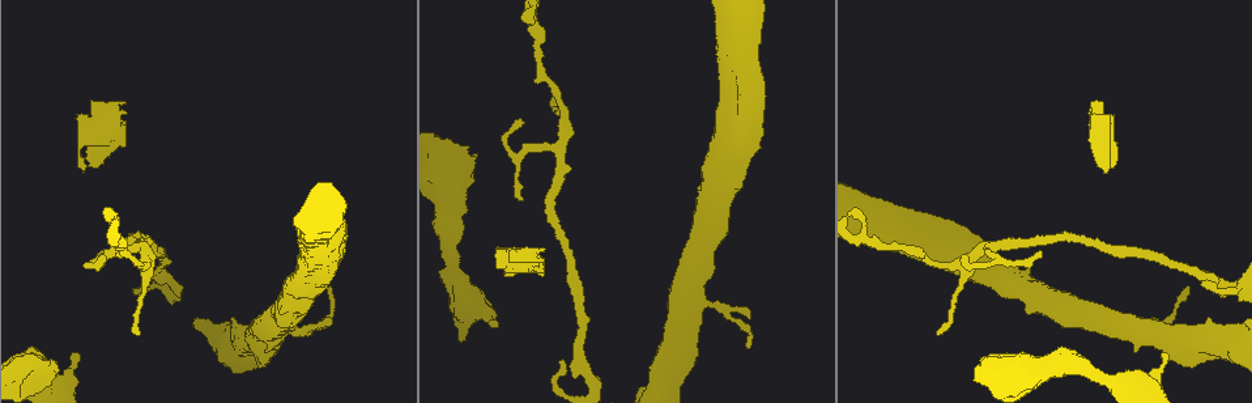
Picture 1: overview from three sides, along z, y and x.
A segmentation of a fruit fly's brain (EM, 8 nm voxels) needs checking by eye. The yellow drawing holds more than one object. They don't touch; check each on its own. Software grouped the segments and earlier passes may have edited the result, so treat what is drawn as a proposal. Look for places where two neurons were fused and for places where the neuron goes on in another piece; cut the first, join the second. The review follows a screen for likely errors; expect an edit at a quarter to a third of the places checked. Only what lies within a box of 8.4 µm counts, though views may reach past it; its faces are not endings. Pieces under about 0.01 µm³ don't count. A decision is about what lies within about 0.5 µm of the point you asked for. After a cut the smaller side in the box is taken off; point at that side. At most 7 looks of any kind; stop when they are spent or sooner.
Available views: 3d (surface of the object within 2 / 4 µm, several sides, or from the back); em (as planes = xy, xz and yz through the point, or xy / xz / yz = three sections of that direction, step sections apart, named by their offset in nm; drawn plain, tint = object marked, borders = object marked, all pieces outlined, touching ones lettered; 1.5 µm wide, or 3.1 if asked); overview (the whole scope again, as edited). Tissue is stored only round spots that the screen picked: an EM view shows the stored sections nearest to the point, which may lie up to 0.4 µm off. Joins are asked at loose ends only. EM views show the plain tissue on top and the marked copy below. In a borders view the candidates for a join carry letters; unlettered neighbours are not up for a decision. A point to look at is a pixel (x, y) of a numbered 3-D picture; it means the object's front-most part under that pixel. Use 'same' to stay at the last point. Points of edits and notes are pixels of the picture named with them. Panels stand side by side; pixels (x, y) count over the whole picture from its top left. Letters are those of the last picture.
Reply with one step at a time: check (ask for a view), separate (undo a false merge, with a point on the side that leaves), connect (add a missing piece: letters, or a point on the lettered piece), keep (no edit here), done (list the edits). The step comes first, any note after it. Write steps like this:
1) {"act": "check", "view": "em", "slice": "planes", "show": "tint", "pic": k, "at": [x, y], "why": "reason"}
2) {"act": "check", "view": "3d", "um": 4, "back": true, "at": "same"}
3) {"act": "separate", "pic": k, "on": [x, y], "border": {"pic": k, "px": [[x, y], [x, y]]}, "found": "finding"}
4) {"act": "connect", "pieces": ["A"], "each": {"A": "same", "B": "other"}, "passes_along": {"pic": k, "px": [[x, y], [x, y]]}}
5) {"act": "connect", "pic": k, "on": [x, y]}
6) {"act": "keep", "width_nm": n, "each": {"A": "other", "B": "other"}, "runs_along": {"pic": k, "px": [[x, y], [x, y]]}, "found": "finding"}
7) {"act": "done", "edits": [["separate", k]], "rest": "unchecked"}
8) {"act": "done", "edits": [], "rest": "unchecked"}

{"act": "check", "view": "3d", "um": 4, "pic": 1, "at": [1161, 353]}

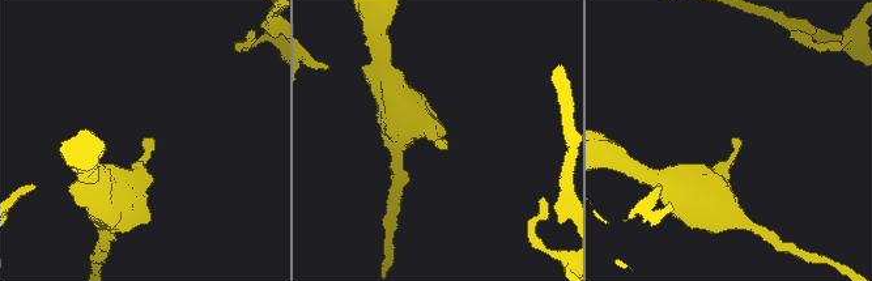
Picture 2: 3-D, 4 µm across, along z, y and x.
{"act": "check", "view": "em", "slice": "planes", "show": "borders", "pic": 2, "at": [734, 137], "why": "shape alone is not enough"}

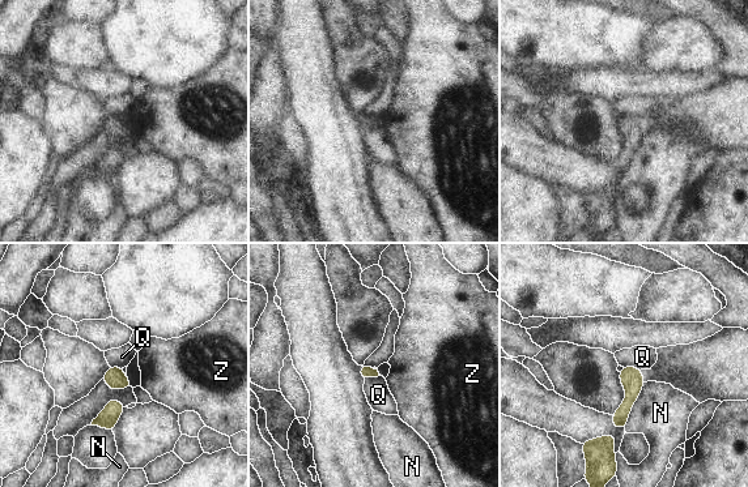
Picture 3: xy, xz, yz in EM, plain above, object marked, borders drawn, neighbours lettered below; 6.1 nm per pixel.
{"act": "keep", "longest_contact_nm": ["N", 300], "each": {"N": "other", "Q": "other", "Z": "other"}, "border": {"pic": 3, "px": [[623, 366], [636, 366], [640, 370]]}, "found": "no lettered piece goes on from it"}

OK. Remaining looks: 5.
{"act": "check", "view": "em", "slice": "planes", "show": "borders", "pic": 1, "at": [702, 303], "why": "thick turns thin"}

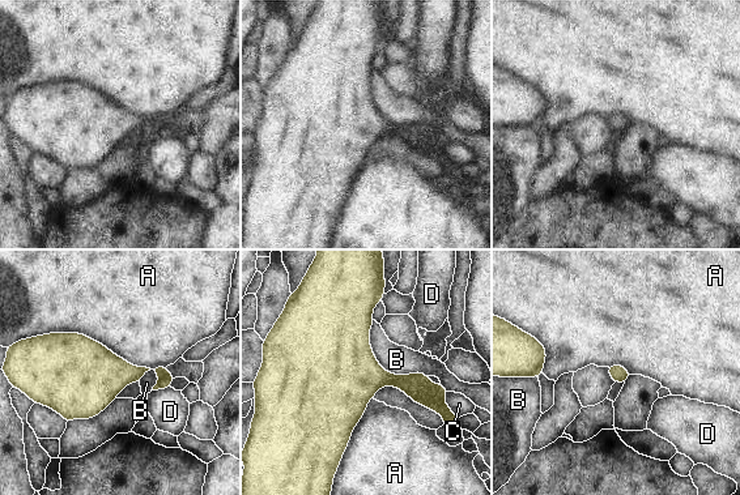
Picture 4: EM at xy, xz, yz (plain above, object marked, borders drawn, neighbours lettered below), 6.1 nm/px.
{"act": "keep", "each": {"A": "other", "B": "other", "C": "other", "D": "other"}, "found": "all the same neuron"}

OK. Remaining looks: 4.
{"act": "check", "view": "em", "slice": "planes", "show": "borders", "pic": 1, "at": [465, 149], "why": "stops while still wide"}

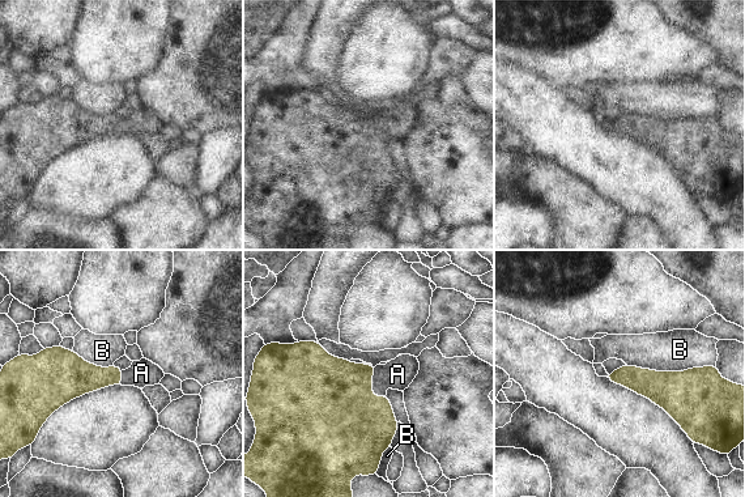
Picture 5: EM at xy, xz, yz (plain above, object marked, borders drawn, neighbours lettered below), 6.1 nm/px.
{"act": "connect", "pieces": ["A"], "each": {"A": "same", "B": "other"}, "passes_along": {"pic": 5, "px": [[332, 396], [371, 386], [397, 374]]}, "found": "the neuron continues"}

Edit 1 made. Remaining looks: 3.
{"act": "done", "edits": [["connect", 5]], "rest": "unchecked"}

